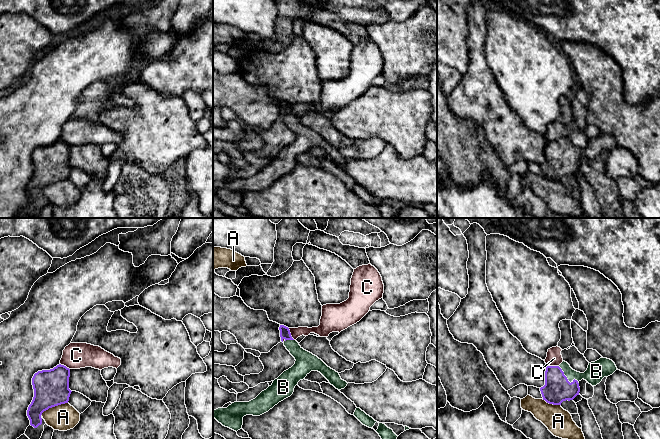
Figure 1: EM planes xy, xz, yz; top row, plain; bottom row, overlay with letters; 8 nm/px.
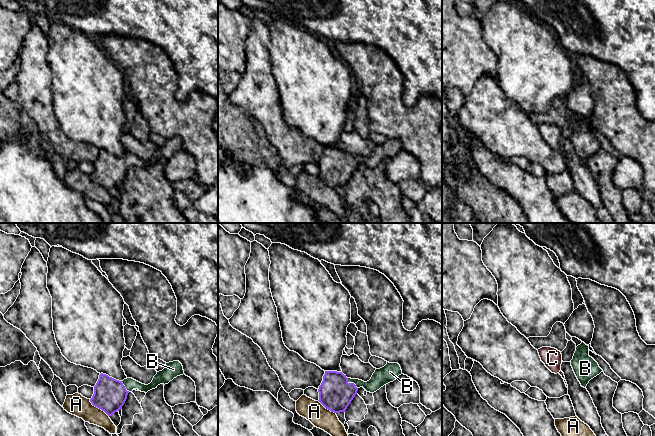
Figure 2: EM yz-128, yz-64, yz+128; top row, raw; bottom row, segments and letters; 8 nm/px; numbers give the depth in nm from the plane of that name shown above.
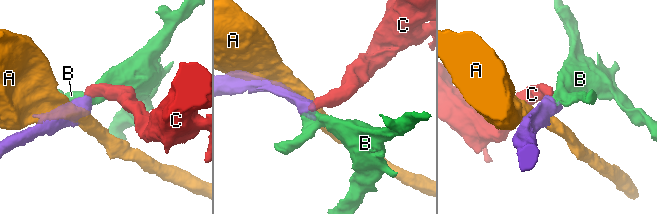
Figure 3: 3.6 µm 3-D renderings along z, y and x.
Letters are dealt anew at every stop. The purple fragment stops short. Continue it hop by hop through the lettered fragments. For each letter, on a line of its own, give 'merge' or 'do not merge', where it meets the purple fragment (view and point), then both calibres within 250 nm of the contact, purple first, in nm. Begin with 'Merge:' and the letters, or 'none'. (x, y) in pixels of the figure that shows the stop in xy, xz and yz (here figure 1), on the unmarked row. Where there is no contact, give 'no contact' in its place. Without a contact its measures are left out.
Merge: B
A: do not merge; meets purple in xy at (54, 182); 280 nm thick on the purple side, 220 nm on the other
B: merge; meets purple in yz at (566, 154); 220 nm thick on the purple side, 160 nm on the other
C: do not merge; meets purple in xz at (290, 110); 80 nm thick on the purple side, 80 nm on the other

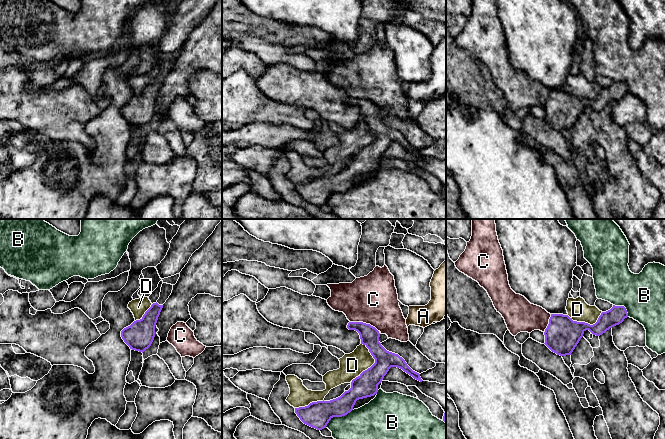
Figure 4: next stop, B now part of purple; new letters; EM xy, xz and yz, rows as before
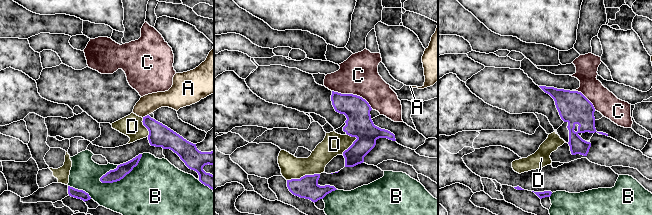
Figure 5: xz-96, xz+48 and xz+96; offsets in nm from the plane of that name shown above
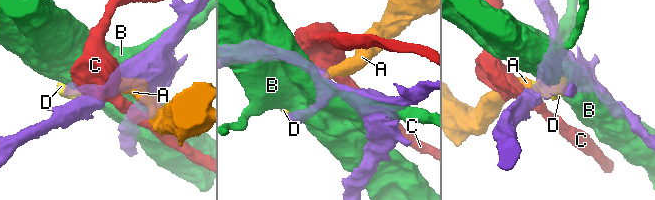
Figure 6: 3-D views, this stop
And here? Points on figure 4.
Merge: none
A: do not merge; meets purple in xz at (378, 108); 160 nm thick on the purple side, 20 nm on the other
B: do not merge; meets purple in xz at (337, 192); 220 nm thick on the purple side, 400 nm on the other
C: do not merge; meets purple in xz at (364, 99); 160 nm thick on the purple side, 400 nm on the other
D: do not merge; meets purple in xz at (372, 141); 190 nm thick on the purple side, 190 nm on the other

